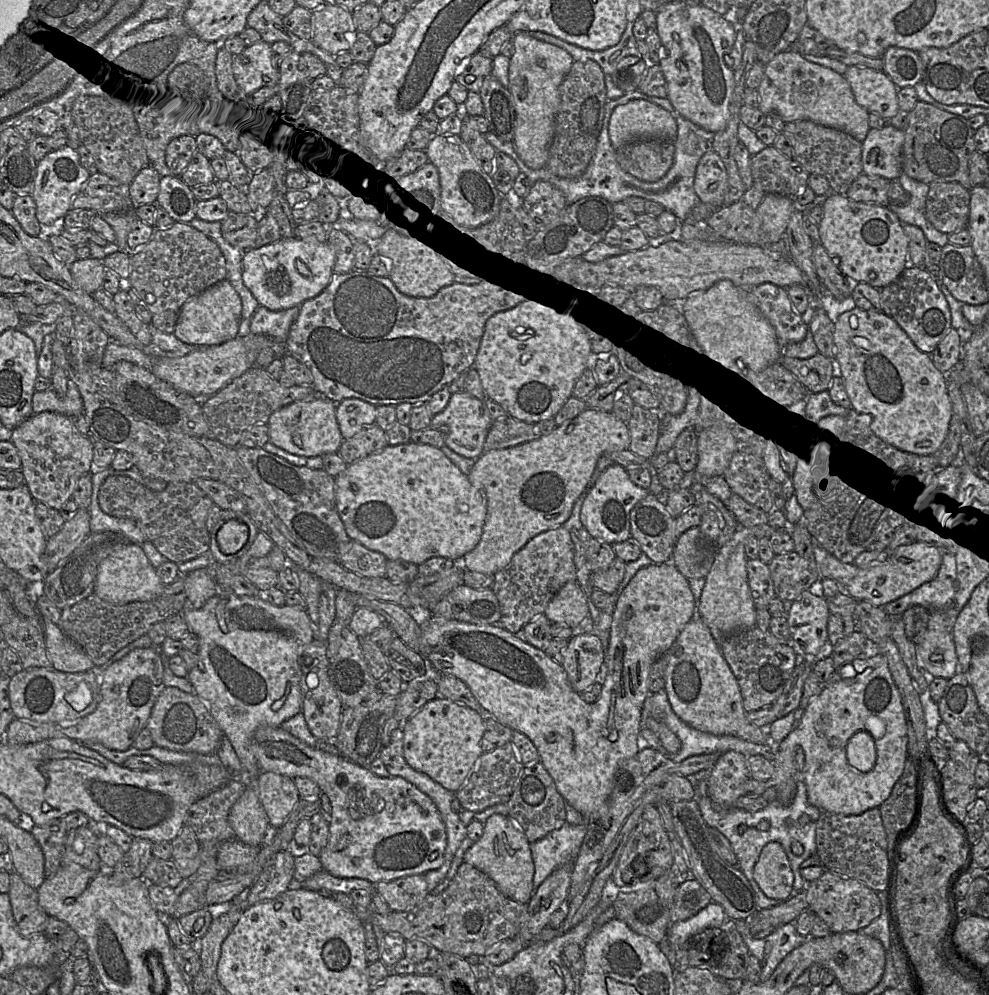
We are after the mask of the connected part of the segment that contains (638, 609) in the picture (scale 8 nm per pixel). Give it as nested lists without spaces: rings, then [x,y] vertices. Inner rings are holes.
[[[672,562],[651,564],[637,571],[620,593],[612,614],[606,666],[600,677],[603,686],[596,702],[587,703],[570,685],[562,665],[544,650],[529,644],[521,634],[512,634],[499,624],[478,625],[446,619],[421,612],[415,620],[422,628],[428,646],[427,660],[440,675],[453,675],[462,680],[479,702],[482,712],[513,731],[526,735],[536,747],[539,760],[552,777],[565,802],[578,811],[585,821],[607,801],[619,764],[633,757],[642,746],[640,720],[645,698],[649,694],[648,678],[651,666],[666,654],[685,625],[692,620],[697,602],[689,580]]]

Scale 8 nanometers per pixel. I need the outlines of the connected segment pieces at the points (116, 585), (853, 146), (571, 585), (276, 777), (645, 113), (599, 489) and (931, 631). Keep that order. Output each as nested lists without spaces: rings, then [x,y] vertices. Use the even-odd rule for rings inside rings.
[[[128,543],[101,561],[96,575],[94,594],[111,604],[125,605],[131,602],[154,600],[162,593],[163,588],[164,584],[142,546]]]
[[[809,120],[785,123],[782,133],[793,147],[793,159],[809,174],[825,177],[831,191],[846,194],[852,183],[862,174],[862,143],[851,135]]]
[[[577,580],[567,582],[551,599],[544,615],[551,623],[576,628],[589,615],[586,596]]]
[[[260,772],[258,795],[271,830],[279,828],[291,814],[300,796],[294,780],[273,772]]]
[[[642,99],[618,105],[611,114],[608,129],[615,150],[635,140],[674,142],[677,137],[677,123],[672,114]]]
[[[613,463],[598,477],[586,495],[580,512],[580,520],[589,534],[609,544],[626,541],[631,537],[630,512],[633,507],[650,494],[649,489],[635,484],[625,467]]]
[[[939,610],[931,611],[926,632],[917,645],[917,655],[924,668],[934,677],[947,680],[961,673],[953,638],[956,616]]]

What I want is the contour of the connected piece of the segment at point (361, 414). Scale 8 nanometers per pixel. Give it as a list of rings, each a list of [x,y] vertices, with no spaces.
[[[347,398],[336,403],[336,419],[343,439],[349,439],[361,430],[375,425],[377,407],[358,398]]]

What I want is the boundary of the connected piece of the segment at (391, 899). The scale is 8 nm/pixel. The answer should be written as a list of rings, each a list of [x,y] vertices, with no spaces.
[[[414,874],[392,881],[380,881],[375,884],[391,911],[403,912],[412,909],[430,893],[423,874]]]

